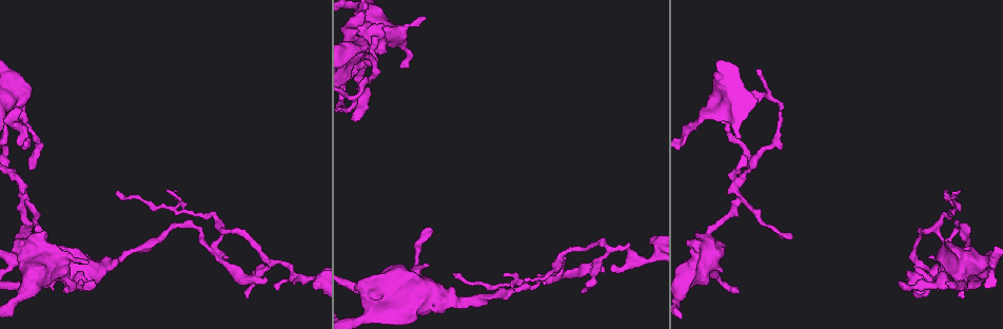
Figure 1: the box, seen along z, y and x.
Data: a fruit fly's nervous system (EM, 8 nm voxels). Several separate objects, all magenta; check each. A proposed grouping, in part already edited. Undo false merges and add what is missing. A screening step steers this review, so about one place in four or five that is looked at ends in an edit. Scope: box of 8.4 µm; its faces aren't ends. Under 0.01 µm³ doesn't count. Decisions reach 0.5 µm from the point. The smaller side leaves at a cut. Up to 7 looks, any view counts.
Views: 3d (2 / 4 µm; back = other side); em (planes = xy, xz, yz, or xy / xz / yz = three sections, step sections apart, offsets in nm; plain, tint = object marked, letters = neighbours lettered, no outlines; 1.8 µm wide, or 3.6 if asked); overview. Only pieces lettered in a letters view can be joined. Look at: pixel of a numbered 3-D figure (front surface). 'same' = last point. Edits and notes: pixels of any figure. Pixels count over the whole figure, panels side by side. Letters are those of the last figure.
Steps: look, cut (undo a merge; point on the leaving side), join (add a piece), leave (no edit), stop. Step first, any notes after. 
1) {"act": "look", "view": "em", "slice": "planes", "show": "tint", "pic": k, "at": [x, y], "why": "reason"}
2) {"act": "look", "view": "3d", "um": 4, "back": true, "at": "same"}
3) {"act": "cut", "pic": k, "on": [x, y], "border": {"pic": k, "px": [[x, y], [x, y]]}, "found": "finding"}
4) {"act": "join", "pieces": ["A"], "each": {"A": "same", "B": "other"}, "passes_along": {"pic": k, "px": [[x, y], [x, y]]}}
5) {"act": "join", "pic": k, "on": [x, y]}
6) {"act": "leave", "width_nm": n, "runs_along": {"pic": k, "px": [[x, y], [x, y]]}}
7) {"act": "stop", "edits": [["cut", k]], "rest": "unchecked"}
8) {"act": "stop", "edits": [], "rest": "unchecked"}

{"act": "look", "view": "3d", "um": 4, "pic": 1, "at": [548, 279], "why": "three arms meet"}

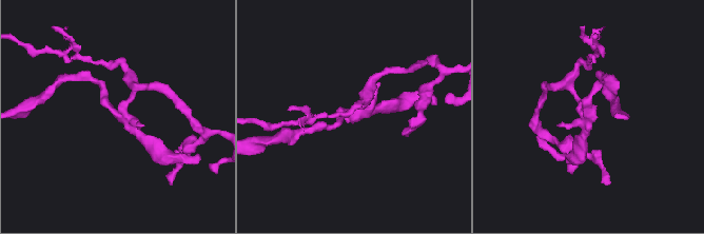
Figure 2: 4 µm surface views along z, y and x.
{"act": "look", "view": "em", "slice": "xy", "step": 8, "show": "plain", "pic": 2, "at": [356, 111]}

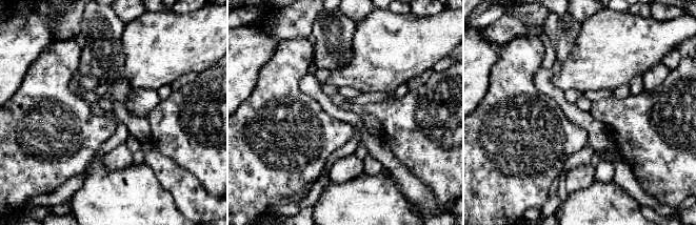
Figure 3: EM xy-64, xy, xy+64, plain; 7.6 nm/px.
{"act": "look", "view": "em", "slice": "xy", "step": 8, "show": "letters", "at": "same", "why": "what lies round it"}

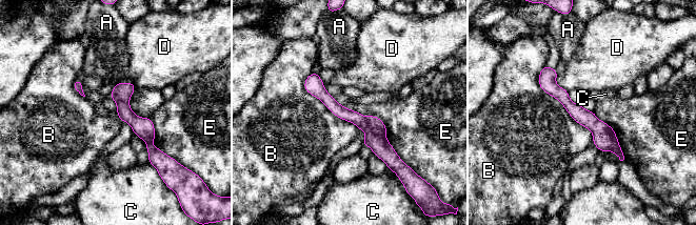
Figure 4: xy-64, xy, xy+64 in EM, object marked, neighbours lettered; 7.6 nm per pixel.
{"act": "cut", "pic": 4, "on": [376, 125], "width_nm": 120, "longest_contact_nm": ["B", 700], "each": {"A": "other", "B": "other", "C": "other", "D": "other", "E": "other"}, "found": "two cells meet here"}

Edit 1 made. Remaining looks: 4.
{"act": "look", "view": "overview", "why": "redraw"}

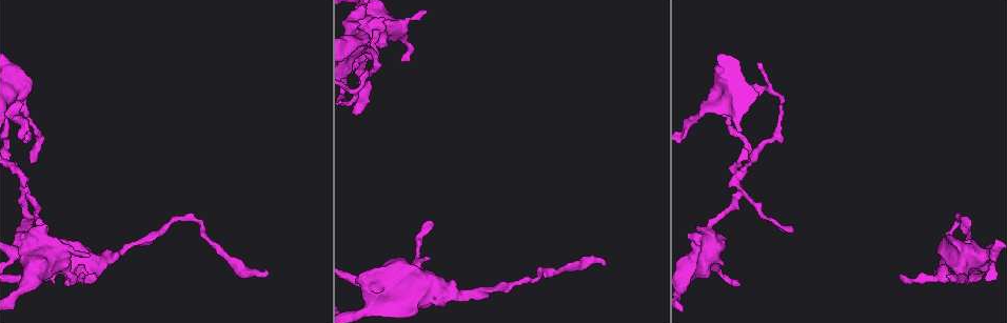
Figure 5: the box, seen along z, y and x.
{"act": "look", "view": "3d", "um": 2, "pic": 5, "at": [28, 196], "why": "side arm on a straight run"}

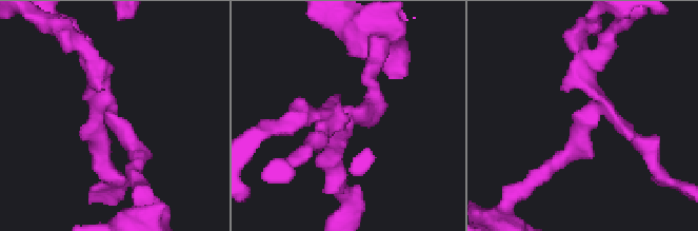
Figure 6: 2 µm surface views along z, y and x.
{"act": "look", "view": "em", "slice": "planes", "show": "letters", "pic": 6, "at": [348, 123], "arms": 3}

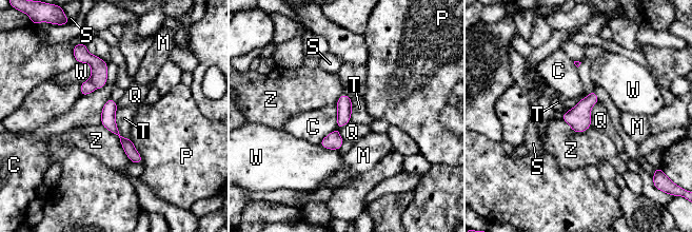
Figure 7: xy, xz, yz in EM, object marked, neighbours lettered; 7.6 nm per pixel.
{"act": "cut", "pic": 7, "on": [87, 86], "width_nm": 110, "each": {"C": "other", "M": "other", "P": "other", "Q": "other", "S": "other", "T": "other", "W": "other", "Z": "other"}, "border": {"pic": 7, "px": [[90, 78], [96, 88]]}, "found": "two cells meet here"}

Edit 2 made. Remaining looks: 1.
{"act": "stop", "edits": [["cut", 4], ["cut", 7]], "rest": "unchecked"}

